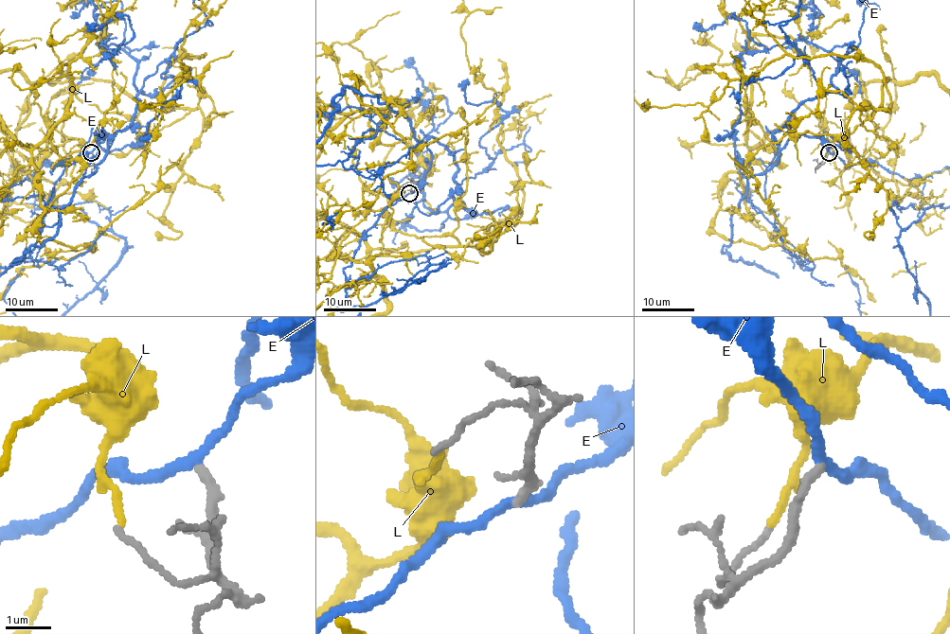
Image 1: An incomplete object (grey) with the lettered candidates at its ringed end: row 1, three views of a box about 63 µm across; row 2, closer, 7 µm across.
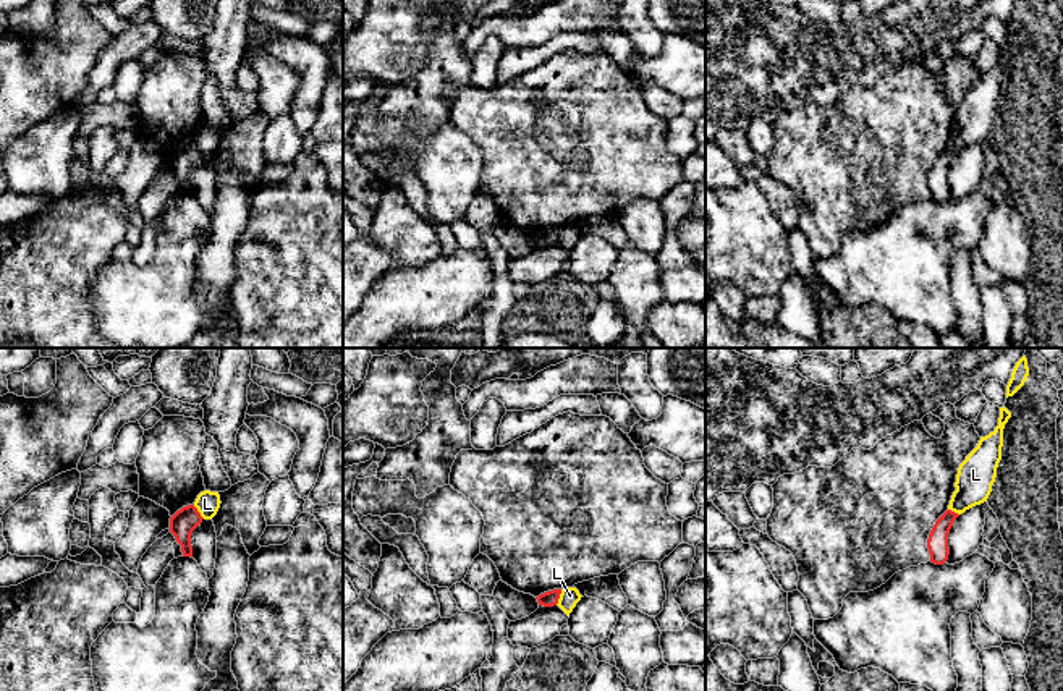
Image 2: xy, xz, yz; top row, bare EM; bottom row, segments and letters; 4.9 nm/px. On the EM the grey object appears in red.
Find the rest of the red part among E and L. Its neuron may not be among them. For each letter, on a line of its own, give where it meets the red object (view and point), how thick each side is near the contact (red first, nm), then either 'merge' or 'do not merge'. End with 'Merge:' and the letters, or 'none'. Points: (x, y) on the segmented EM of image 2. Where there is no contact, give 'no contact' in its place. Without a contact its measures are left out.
E: no contact | do not merge
L: xz (559, 597) | 80/90 nm | do not merge
Merge: none

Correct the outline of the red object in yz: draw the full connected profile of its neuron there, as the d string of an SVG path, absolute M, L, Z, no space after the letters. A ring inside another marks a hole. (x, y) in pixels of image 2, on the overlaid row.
M947 510L934 524L929 539L927 549L930 553L930 562L935 565L943 565L948 560L950 549L948 549L948 534L959 515Z

